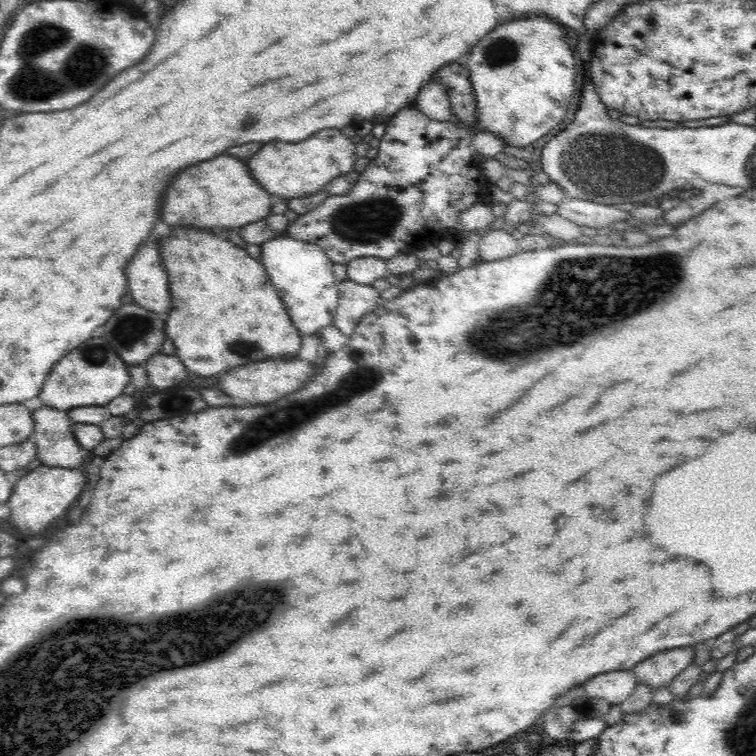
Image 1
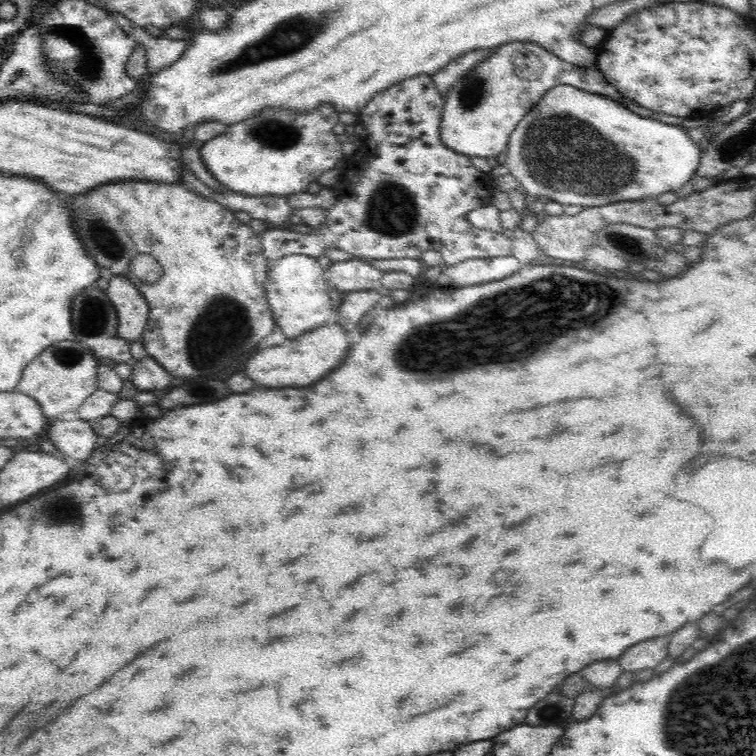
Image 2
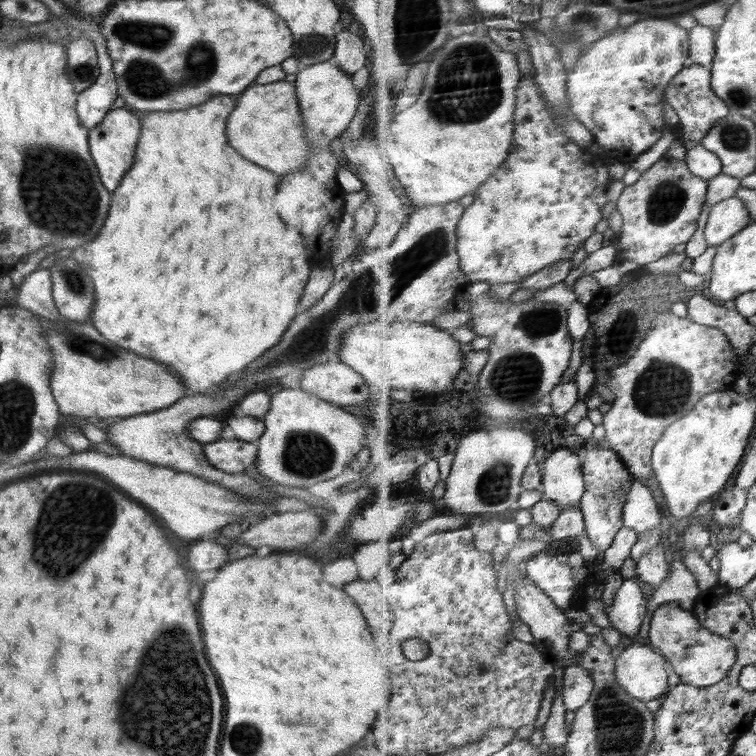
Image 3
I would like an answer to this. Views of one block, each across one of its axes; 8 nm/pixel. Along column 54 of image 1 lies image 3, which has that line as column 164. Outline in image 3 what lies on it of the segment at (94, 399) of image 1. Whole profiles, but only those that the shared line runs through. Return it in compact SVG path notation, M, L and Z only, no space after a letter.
M64 316L54 319L37 317L51 348L53 373L50 374L50 388L63 415L83 418L120 416L125 419L142 412L167 409L184 396L184 384L180 384L180 378L174 378L166 366L130 354L104 338L91 323L72 322Z

